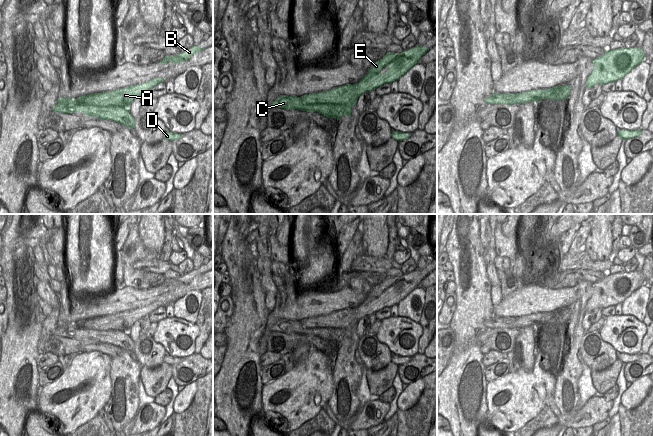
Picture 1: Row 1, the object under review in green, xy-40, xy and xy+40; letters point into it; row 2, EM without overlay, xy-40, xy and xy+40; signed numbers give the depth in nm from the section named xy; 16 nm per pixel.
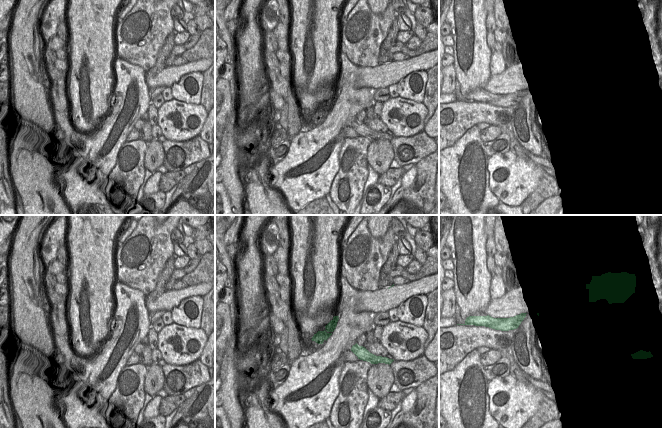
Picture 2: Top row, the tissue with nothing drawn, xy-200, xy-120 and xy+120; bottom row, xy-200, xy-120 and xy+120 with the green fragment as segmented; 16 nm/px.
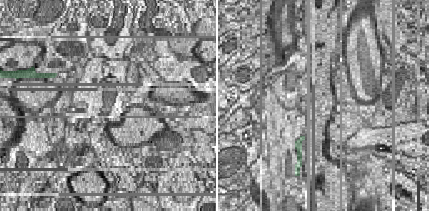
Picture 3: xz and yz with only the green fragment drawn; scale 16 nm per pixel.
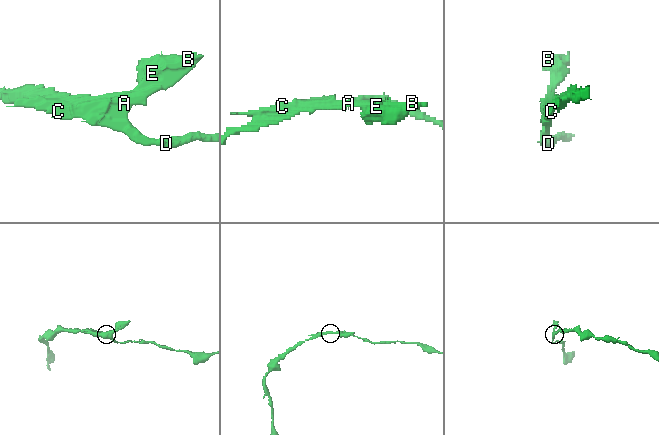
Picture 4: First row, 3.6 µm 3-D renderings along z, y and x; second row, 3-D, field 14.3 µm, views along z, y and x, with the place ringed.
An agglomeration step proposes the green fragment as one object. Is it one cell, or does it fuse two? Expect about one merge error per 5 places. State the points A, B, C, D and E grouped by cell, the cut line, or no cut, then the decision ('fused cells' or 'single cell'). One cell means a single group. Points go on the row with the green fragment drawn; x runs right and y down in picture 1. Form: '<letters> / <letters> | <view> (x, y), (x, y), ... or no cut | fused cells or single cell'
A B C E / D | xy-40 (128, 107), (89, 106), (87, 113) | fused cells

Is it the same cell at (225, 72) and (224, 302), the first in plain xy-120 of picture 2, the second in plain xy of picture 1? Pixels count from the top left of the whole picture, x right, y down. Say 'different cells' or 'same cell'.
different cells

